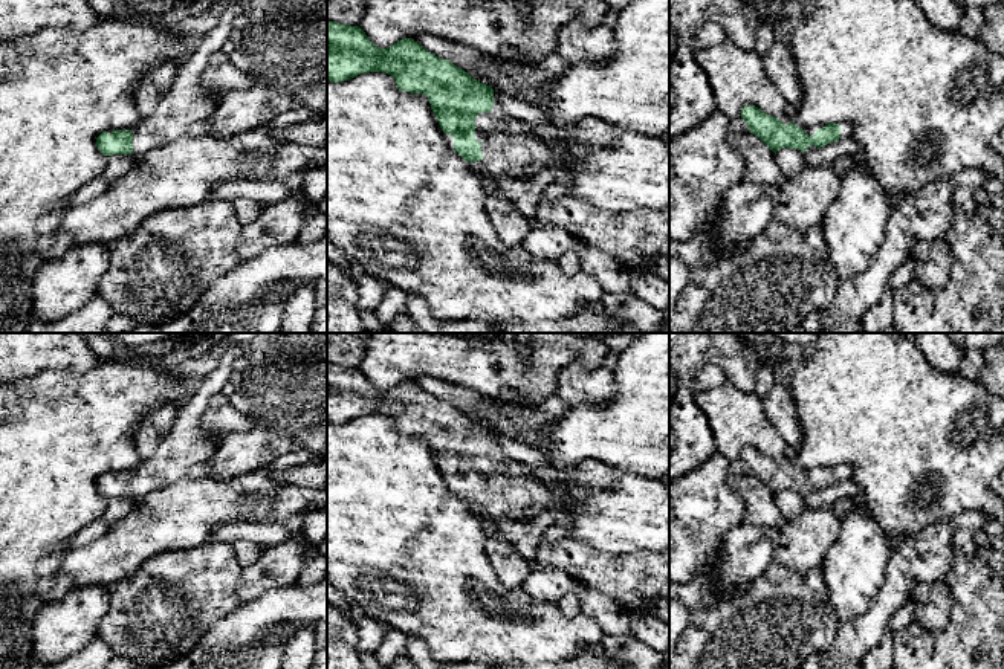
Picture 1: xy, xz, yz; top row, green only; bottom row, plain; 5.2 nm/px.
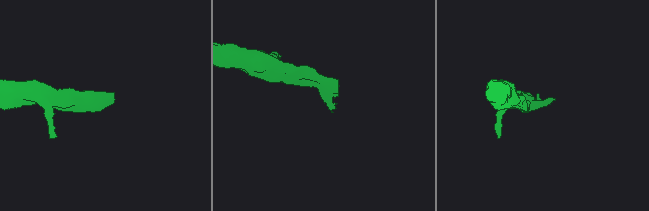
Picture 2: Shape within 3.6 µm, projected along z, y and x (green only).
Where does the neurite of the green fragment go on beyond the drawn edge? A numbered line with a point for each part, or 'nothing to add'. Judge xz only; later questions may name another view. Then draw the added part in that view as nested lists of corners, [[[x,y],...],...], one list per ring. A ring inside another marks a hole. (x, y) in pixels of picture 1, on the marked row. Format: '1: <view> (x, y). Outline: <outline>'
1: xz (509, 153). Outline: [[[494,89],[494,108],[480,113],[475,118],[475,141],[481,142],[480,147],[483,159],[478,162],[468,162],[468,166],[483,170],[489,180],[500,189],[509,180],[524,180],[538,176],[546,170],[565,168],[570,157],[565,151],[546,145],[542,141],[529,134],[521,121],[506,115],[498,102],[498,89]]]

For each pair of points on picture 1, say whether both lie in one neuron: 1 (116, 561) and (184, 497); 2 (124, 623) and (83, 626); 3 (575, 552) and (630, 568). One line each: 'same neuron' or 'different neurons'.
1: same neuron
2: different neurons
3: same neuron

